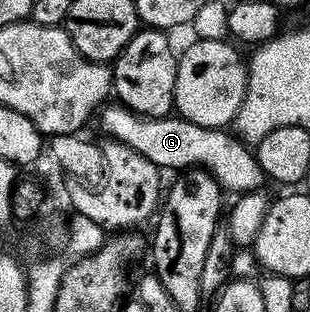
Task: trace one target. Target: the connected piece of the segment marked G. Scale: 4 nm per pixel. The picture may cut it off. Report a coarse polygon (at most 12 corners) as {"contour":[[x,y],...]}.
{"contour":[[101,108],[109,138],[161,171],[204,169],[221,190],[265,184],[255,152],[227,128],[179,115]]}

